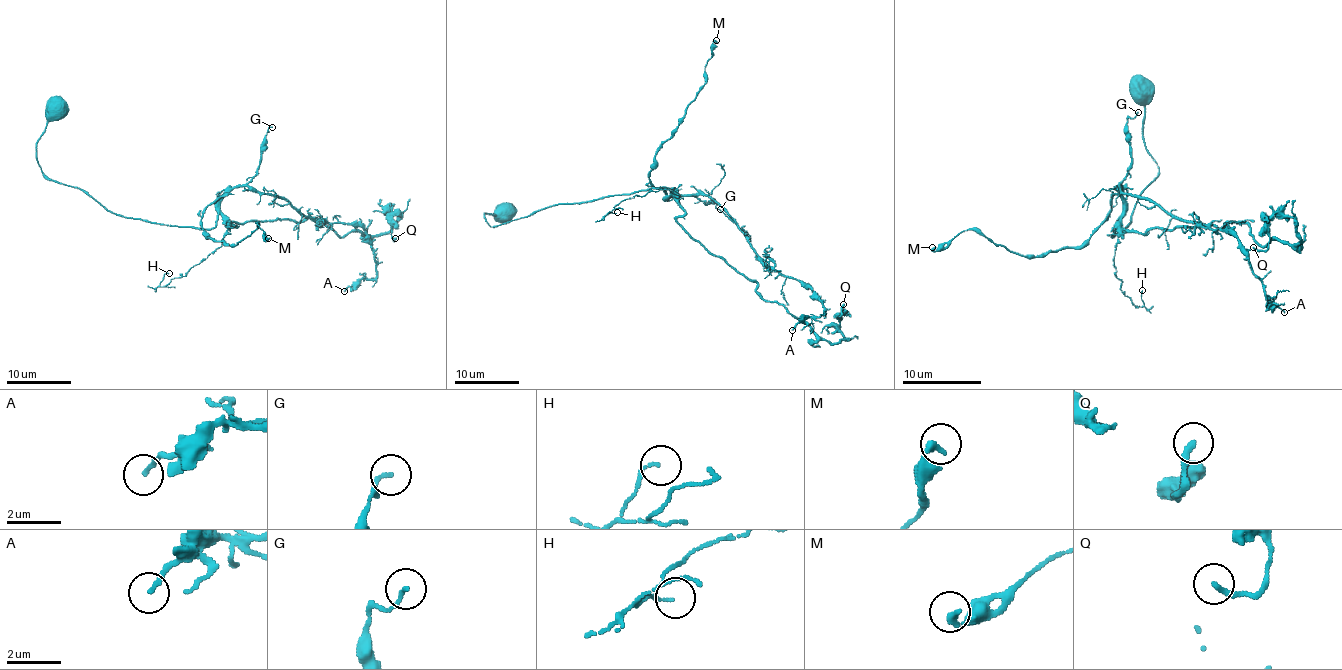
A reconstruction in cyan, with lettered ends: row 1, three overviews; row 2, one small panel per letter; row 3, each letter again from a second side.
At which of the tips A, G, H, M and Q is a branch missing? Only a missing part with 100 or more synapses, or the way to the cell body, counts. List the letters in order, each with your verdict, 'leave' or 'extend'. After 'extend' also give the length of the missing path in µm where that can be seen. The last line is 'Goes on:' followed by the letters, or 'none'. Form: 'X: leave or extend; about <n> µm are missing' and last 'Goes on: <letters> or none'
A: leave
G: leave
H: leave
M: leave
Q: leave
Goes on: none

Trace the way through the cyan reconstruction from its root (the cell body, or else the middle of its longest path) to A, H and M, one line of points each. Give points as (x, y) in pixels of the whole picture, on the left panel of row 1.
A: (56, 109), (42, 172), (116, 214), (212, 228), (217, 204), (251, 186), (357, 223), (376, 276), (344, 291)
H: (56, 109), (37, 143), (50, 178), (125, 217), (194, 228), (222, 217), (222, 244), (161, 286), (169, 273)
M: (56, 109), (37, 143), (50, 178), (194, 228), (225, 194), (202, 233), (268, 238)

